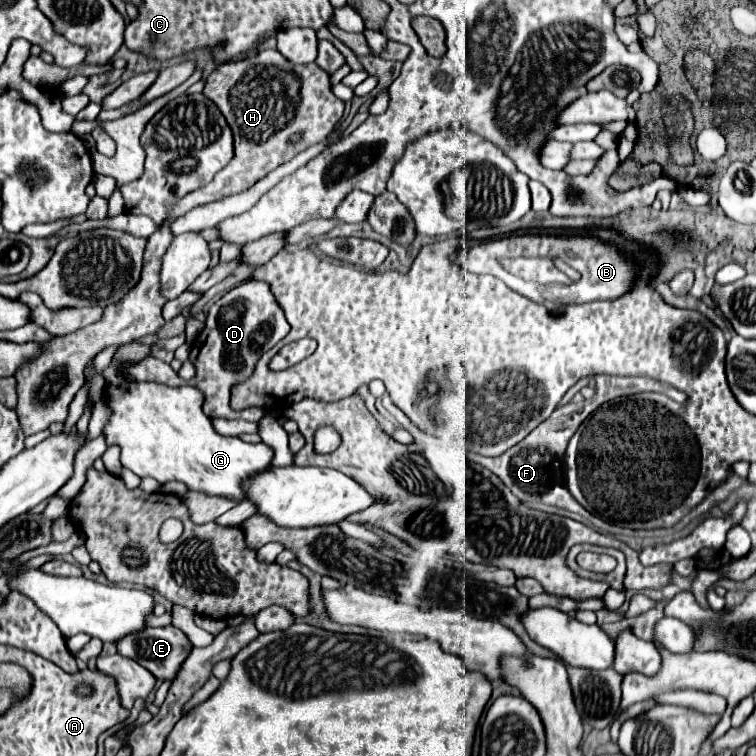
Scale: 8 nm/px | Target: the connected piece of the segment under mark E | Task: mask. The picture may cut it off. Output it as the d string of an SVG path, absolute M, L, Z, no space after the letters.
M166 626L166 628L144 628L138 634L130 634L118 642L118 652L126 658L136 660L140 666L148 668L158 680L174 680L176 672L180 672L184 660L188 658L188 652L192 650L192 642L188 636L176 628L176 626Z

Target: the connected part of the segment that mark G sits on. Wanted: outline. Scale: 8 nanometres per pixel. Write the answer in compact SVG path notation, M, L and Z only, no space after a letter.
M112 364L104 372L108 380L106 394L112 400L112 416L104 434L108 444L120 444L122 464L140 478L152 476L160 484L178 480L190 490L244 502L246 478L272 468L272 448L264 442L252 444L234 436L216 434L210 418L202 410L204 396L200 390L192 386L170 388L156 382L134 382L124 376L126 366Z

